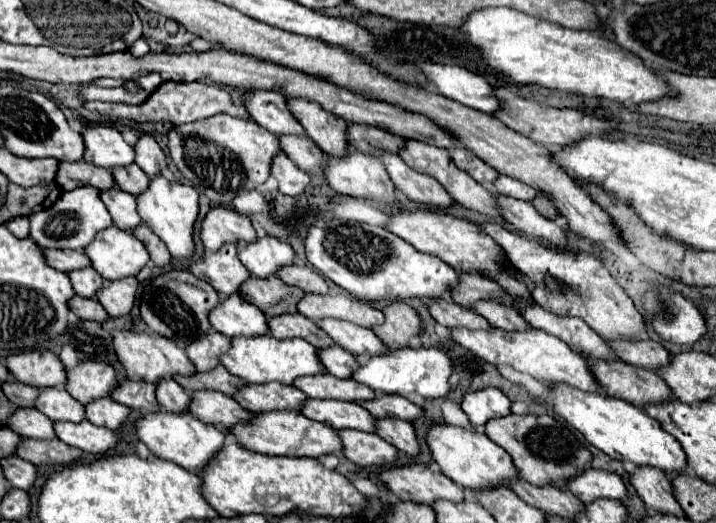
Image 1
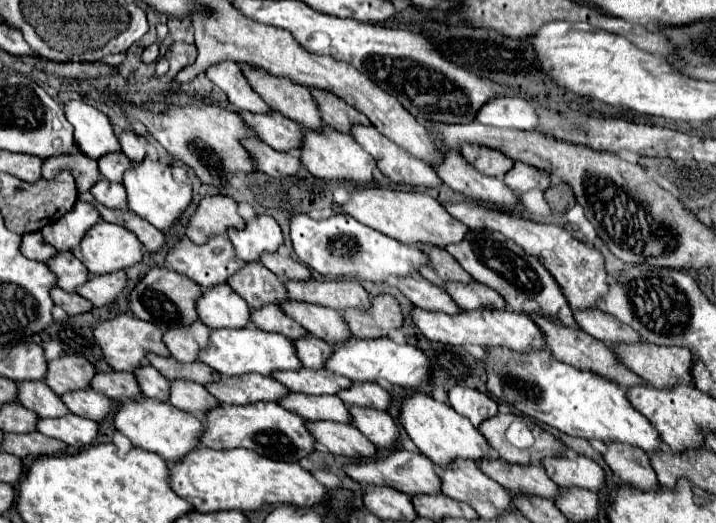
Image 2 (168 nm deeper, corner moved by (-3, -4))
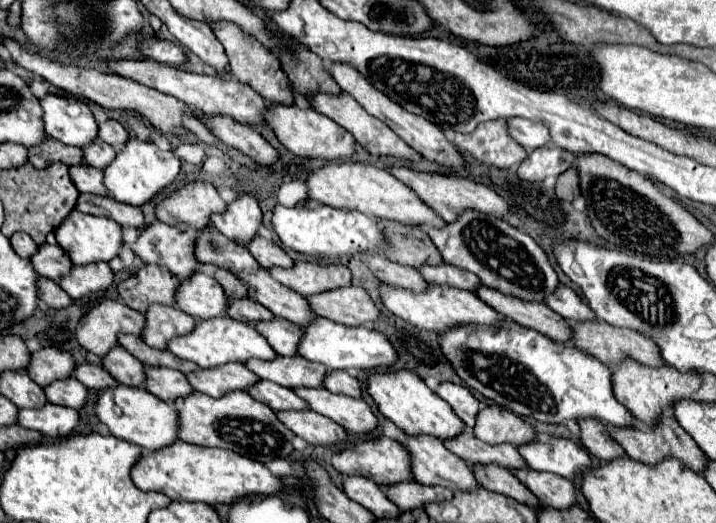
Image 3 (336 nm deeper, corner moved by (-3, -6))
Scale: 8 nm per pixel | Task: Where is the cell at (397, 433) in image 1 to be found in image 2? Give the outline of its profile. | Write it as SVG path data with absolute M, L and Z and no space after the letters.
M349 407L353 415L353 425L377 447L393 449L399 441L399 427L389 413L365 407Z

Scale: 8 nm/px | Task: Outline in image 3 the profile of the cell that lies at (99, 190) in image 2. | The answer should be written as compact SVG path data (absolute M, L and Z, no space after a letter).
M87 163L83 165L71 165L69 175L73 185L79 189L79 193L95 193L95 195L107 195L107 189L103 185L103 171L95 169Z

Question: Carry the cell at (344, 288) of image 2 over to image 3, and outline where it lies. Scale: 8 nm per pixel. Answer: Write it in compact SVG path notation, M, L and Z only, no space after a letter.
M295 261L291 269L271 267L271 277L285 287L297 291L305 299L315 293L331 291L337 287L351 285L351 271L339 263L315 263L315 261Z

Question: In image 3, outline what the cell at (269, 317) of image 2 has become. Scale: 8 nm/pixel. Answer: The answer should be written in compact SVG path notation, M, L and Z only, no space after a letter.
M235 299L235 301L229 301L227 305L227 315L231 319L237 319L237 321L243 321L243 323L257 323L257 321L269 321L273 319L275 315L265 309L261 303L253 301L253 299Z

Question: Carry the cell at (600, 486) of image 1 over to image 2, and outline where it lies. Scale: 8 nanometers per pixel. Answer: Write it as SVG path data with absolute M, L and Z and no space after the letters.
M547 457L543 467L559 487L599 491L605 485L605 471L587 457Z

